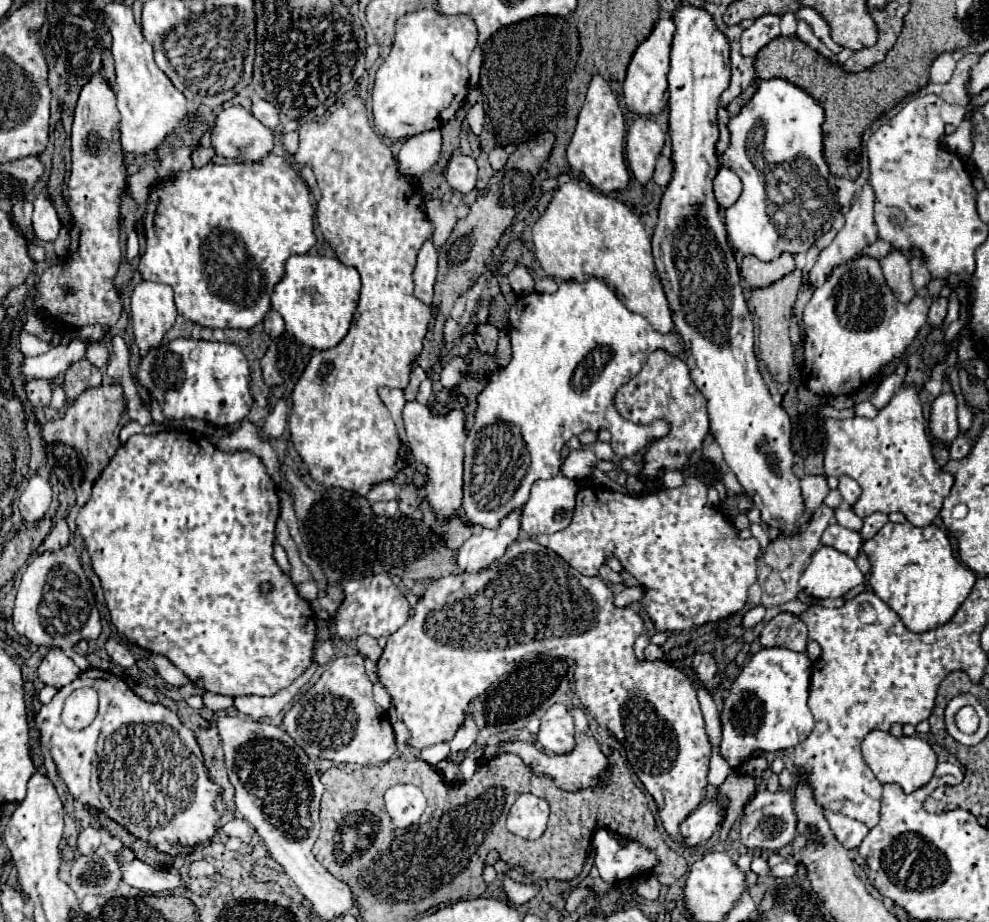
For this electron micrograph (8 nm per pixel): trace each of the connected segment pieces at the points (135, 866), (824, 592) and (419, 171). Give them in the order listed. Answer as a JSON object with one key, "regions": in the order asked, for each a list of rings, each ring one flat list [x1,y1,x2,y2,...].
{"regions":[[[132,860,128,864,120,866,122,872,122,882,138,888,142,892,150,892,150,894,158,894,164,890,174,890,182,886,180,876,176,876,172,870,168,868,158,868,158,866,150,866,146,862,140,860]],[[822,546,814,552,800,578,800,588,812,598,838,598,864,582,854,560,836,548]],[[428,130,404,142,398,154,398,170,402,176,420,180,438,160,442,146,440,130]]]}

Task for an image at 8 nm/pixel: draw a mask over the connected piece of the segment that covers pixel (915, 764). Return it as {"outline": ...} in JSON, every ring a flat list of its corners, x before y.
{"outline":[[870,732,862,742,862,756,868,768,876,774,880,784,898,784,904,792,912,794,930,782,936,768,936,754,930,744,918,736,894,738,890,732]]}

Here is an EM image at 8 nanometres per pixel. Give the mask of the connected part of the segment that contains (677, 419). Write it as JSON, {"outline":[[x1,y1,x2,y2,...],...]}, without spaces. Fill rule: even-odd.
{"outline":[[656,350,652,352,652,356,648,356,644,368,616,392,614,404,620,416,634,424,650,424,658,418,670,422,668,436,656,440,644,456,644,476,662,476,666,470,682,470,688,454,698,450,708,434,708,414,704,396,690,380,686,362,678,356,670,356,664,350]]}

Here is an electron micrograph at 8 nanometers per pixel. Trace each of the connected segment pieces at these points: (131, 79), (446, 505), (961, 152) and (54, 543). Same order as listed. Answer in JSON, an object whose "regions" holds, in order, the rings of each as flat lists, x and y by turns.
{"regions":[[[108,2,102,12,102,22,112,34,112,56,116,66,116,102,122,114,122,148,124,152,144,156,156,150,156,146,174,132,186,116,186,98,178,92,168,76,156,66,152,46,144,40,140,26,134,22,132,8,124,8,120,2]],[[458,394,456,406,452,410,448,410,446,414,432,414,432,410,428,406,424,406,416,400,406,402,406,408,404,408,404,426,406,426,410,450,414,454,414,466,416,466,416,470,422,472,422,464,424,464,424,474,428,476,428,484,426,484,428,502,440,518,450,518,452,514,456,514,456,510,462,504,462,484,464,484,462,472,464,472,464,440,466,440,466,414,462,410,464,406,466,406,466,396]],[[970,116,960,124,960,128,950,134,950,136,944,136,942,138,944,146,950,148,950,152,958,154,958,156,966,156,972,152,972,140,970,140]],[[60,520,54,524,52,532,46,536,46,540,38,546,36,554,40,555,43,552,58,552,60,548,64,548,70,540,70,530,68,530,68,524,66,520]]]}

